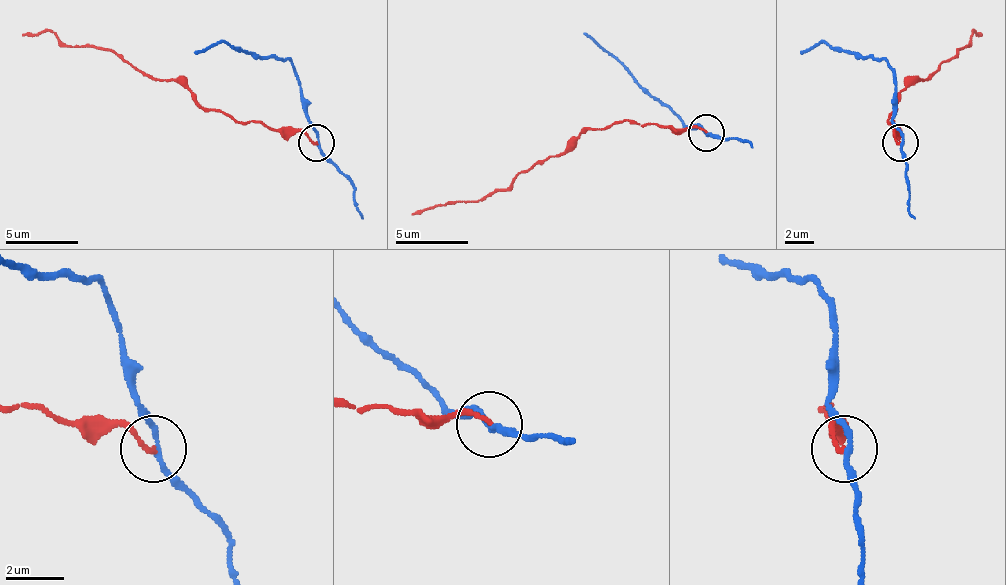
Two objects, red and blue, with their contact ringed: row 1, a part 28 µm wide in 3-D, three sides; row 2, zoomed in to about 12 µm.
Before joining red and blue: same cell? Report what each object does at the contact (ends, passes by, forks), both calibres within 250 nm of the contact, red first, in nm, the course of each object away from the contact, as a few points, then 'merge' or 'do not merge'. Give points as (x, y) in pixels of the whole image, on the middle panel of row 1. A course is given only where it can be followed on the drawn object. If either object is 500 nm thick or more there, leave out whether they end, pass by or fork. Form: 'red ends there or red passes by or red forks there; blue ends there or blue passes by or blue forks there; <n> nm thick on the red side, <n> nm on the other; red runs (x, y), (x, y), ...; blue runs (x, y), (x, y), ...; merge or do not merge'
red ends there; blue passes by; 140 nm thick on the red side, 170 nm on the other; red runs (705, 132), (622, 121), (586, 128), (564, 150), (535, 161), (502, 189), (412, 215); blue runs (709, 132), (709, 135), (698, 124), (690, 128), (582, 34); do not merge

